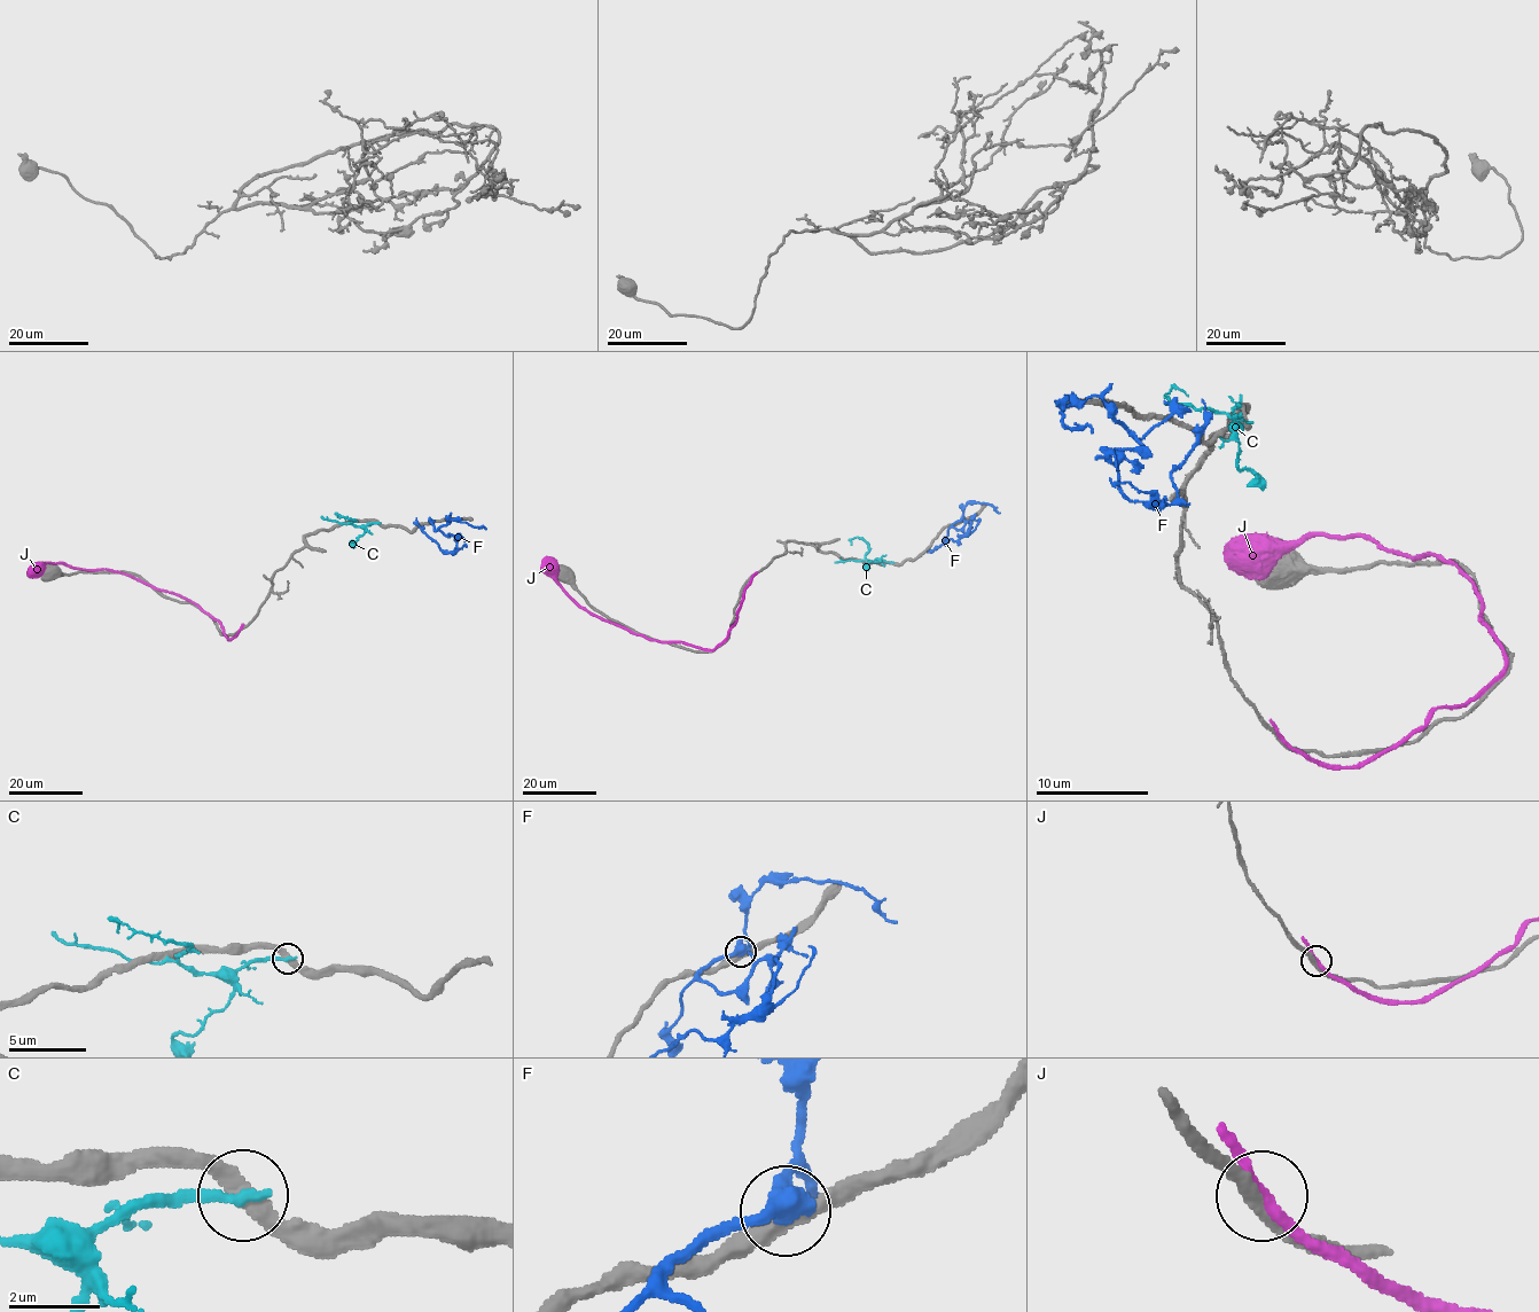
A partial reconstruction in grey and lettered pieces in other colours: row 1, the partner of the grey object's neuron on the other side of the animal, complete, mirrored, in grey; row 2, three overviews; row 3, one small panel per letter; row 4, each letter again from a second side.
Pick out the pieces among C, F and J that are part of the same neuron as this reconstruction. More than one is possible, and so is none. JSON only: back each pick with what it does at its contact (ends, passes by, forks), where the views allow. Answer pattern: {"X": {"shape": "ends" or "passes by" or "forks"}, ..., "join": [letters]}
{"join": []}

